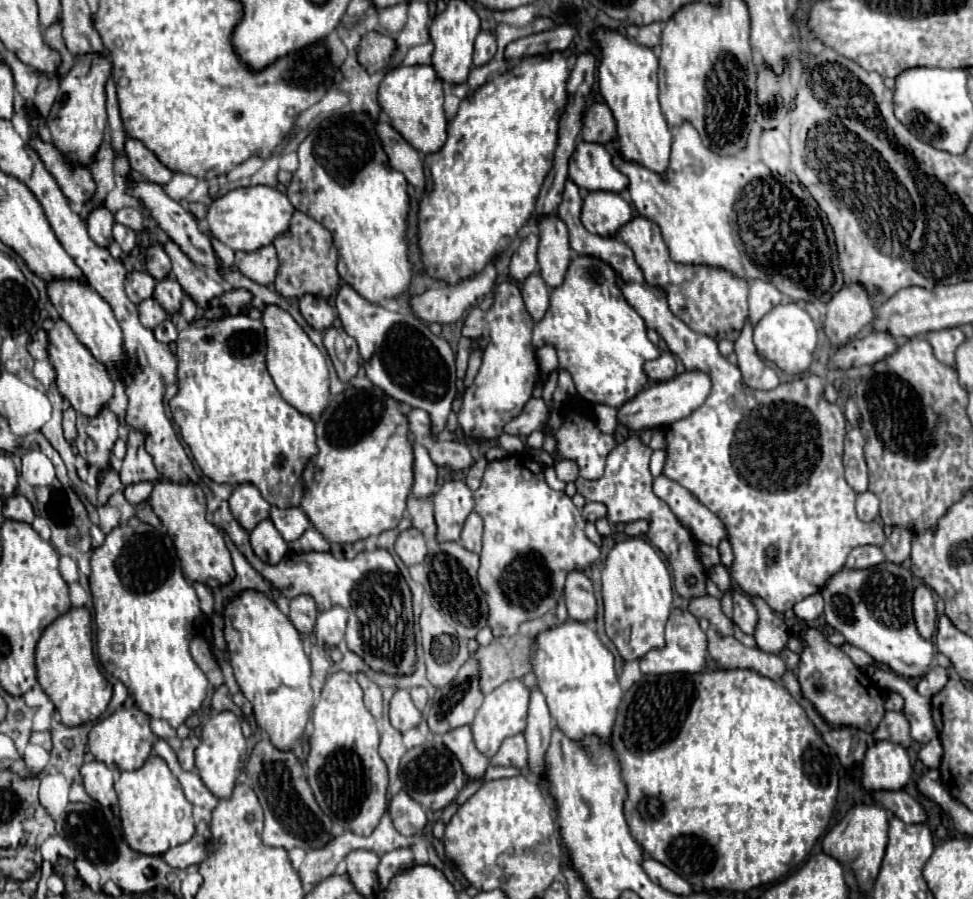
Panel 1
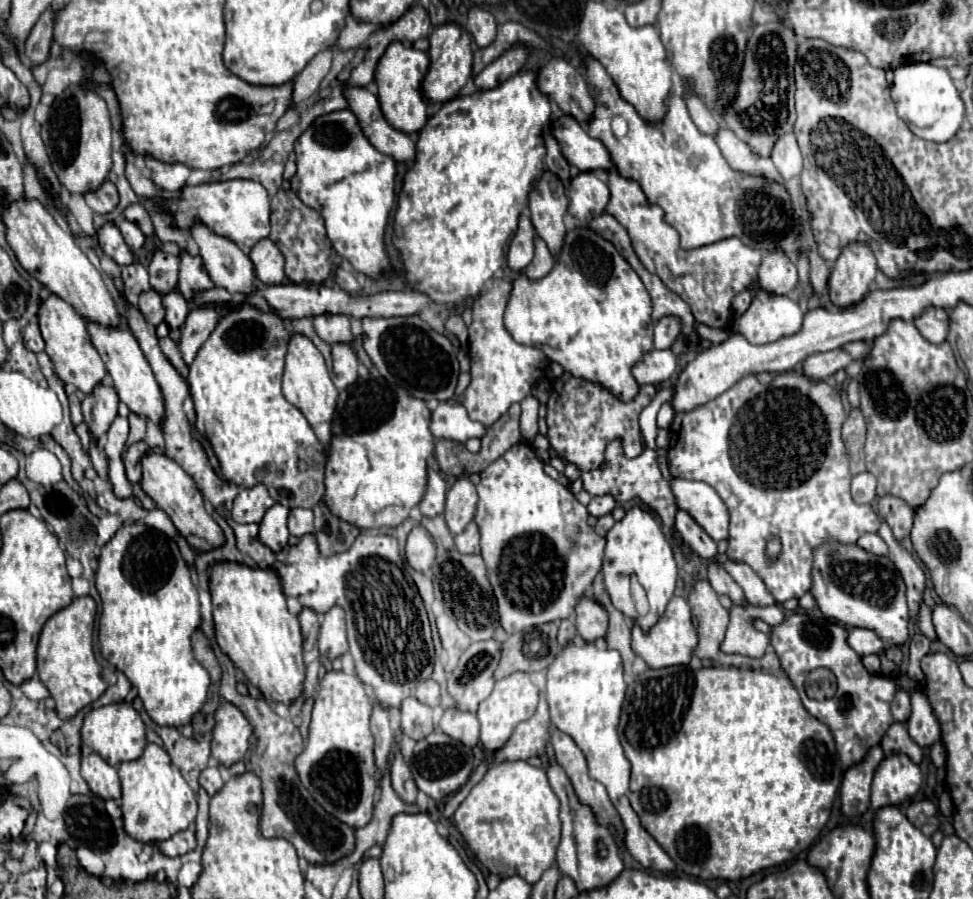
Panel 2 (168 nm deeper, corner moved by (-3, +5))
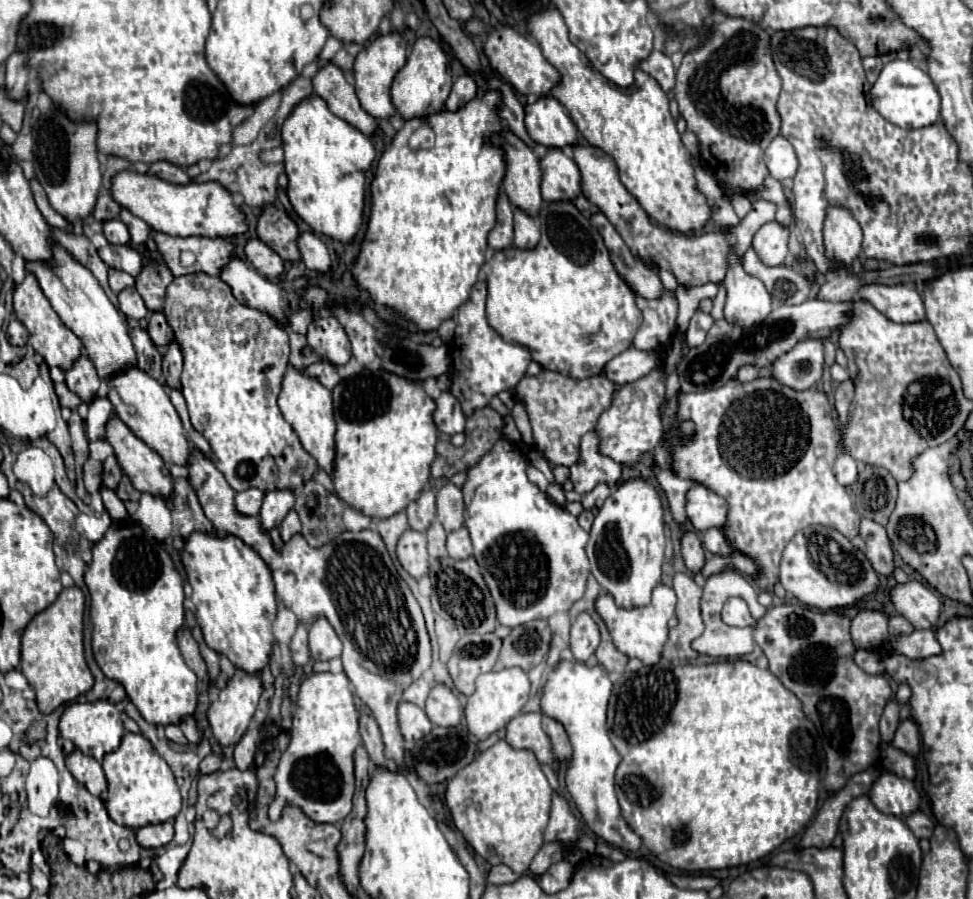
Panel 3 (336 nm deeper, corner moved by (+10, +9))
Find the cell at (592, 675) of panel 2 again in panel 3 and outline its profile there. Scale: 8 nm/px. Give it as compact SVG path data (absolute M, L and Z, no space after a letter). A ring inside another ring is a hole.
M561 661L555 669L551 669L545 677L541 689L541 713L563 723L571 747L573 757L565 771L567 789L581 811L587 827L605 839L609 845L619 847L623 853L635 853L641 849L641 839L631 831L627 821L621 815L617 795L615 795L615 769L621 761L621 755L615 751L613 743L607 735L605 725L605 709L611 695L611 679L603 665L589 667L579 661Z

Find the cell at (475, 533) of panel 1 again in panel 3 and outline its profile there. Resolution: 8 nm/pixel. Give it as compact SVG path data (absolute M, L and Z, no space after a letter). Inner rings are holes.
M465 527L447 535L447 551L453 559L465 559L471 555L471 541L469 531Z

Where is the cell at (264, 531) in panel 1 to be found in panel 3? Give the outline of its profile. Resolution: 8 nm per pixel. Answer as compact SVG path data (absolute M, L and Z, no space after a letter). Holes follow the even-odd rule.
M271 491L265 493L263 507L259 513L263 531L271 531L273 527L279 527L287 511L293 507L293 493L291 491Z

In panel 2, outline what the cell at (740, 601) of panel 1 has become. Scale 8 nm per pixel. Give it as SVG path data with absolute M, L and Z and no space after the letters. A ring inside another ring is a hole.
M710 561L708 563L708 581L710 585L714 587L716 593L724 593L732 599L732 603L744 603L744 591L740 591L740 585L728 575L728 571L716 563L716 561Z

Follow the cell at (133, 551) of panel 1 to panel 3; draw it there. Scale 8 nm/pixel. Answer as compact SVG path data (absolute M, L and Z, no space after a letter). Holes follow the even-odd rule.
M113 523L103 539L93 545L93 561L87 565L85 583L91 595L93 657L101 671L121 683L139 709L141 717L153 725L181 723L197 707L197 677L185 665L177 647L177 629L183 625L183 579L165 551L163 543L135 523Z

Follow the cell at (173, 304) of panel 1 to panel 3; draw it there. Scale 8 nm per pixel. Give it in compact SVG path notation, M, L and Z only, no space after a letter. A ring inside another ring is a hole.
M153 311L149 315L149 329L147 331L157 347L163 347L163 345L171 343L171 339L173 339L171 325L167 323L167 317L163 315L163 311Z

